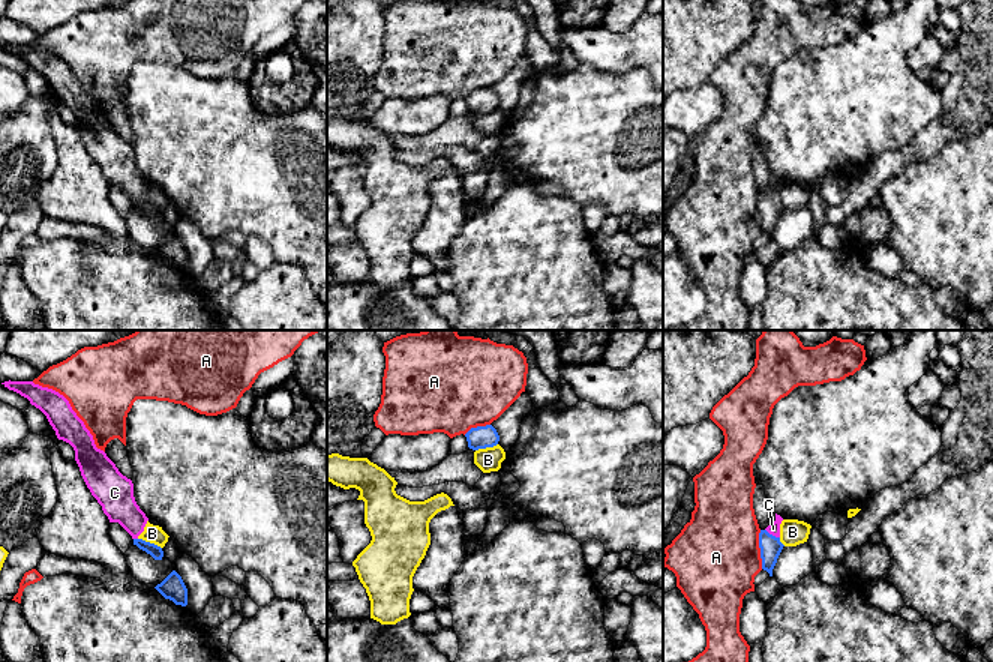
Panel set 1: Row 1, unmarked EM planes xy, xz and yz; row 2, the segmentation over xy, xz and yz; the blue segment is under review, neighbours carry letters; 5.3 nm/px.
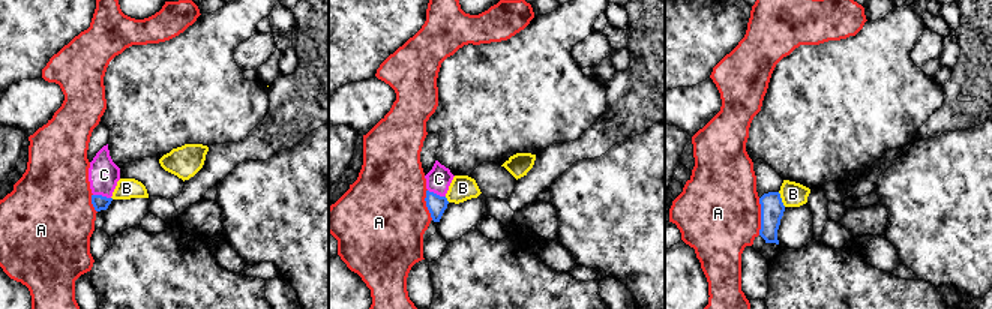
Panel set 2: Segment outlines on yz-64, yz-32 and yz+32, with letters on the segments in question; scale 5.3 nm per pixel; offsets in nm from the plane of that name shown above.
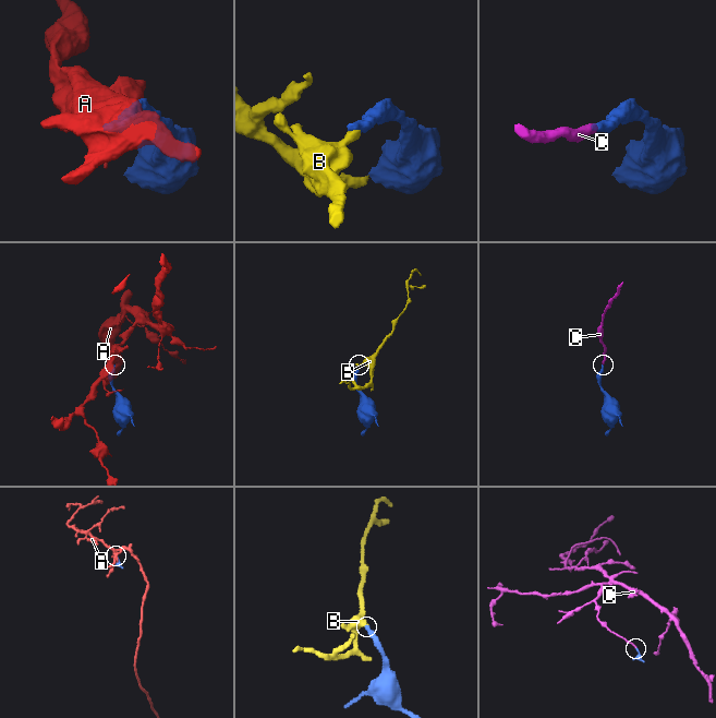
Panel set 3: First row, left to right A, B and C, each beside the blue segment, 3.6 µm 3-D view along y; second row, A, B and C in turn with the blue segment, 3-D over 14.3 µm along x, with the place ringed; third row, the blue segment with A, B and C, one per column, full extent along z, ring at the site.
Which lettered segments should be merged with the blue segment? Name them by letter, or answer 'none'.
C

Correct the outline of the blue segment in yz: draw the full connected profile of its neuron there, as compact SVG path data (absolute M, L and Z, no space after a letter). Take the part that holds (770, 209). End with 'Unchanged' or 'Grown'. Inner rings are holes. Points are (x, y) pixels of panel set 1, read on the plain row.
M776 177L776 185L770 188L765 194L759 197L759 212L762 222L762 233L772 240L772 233L777 227L777 222L783 213L783 207L780 206L780 188L783 182Z. Grown

